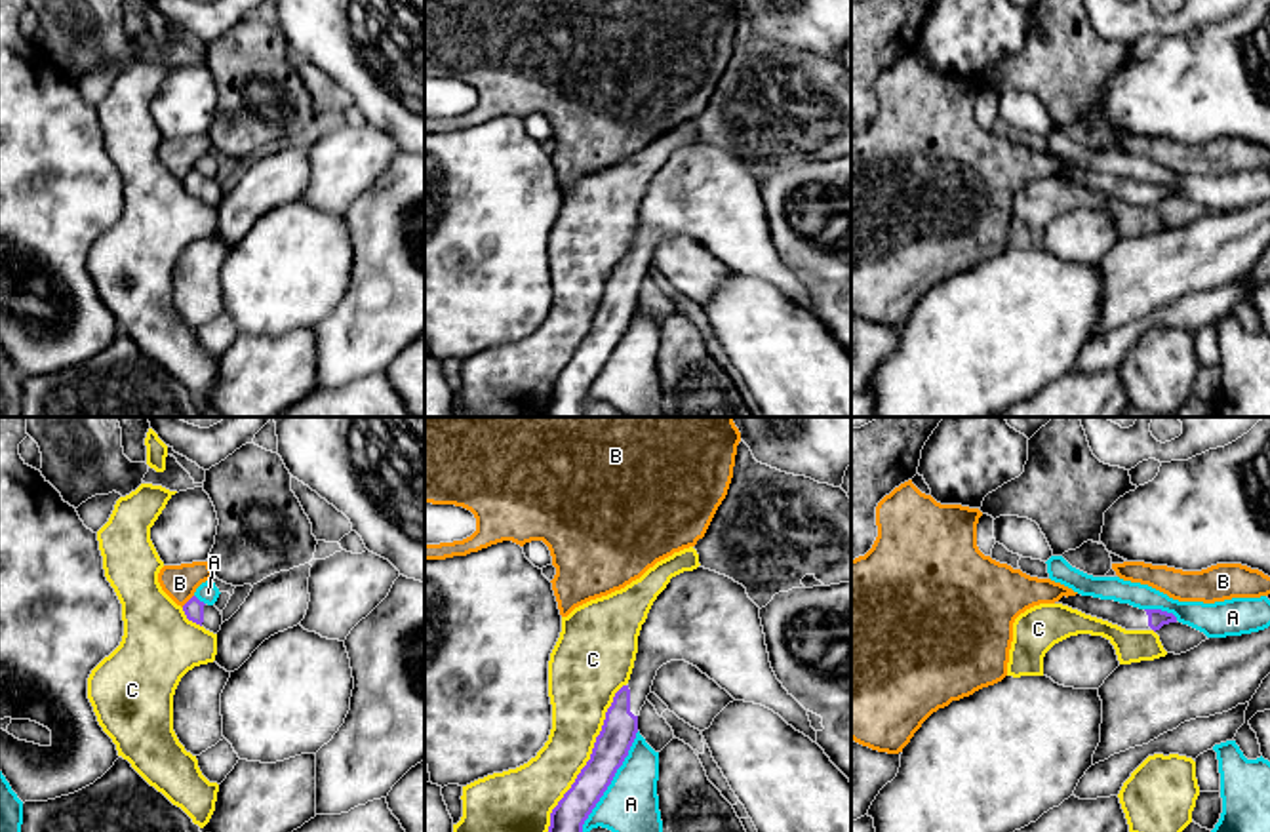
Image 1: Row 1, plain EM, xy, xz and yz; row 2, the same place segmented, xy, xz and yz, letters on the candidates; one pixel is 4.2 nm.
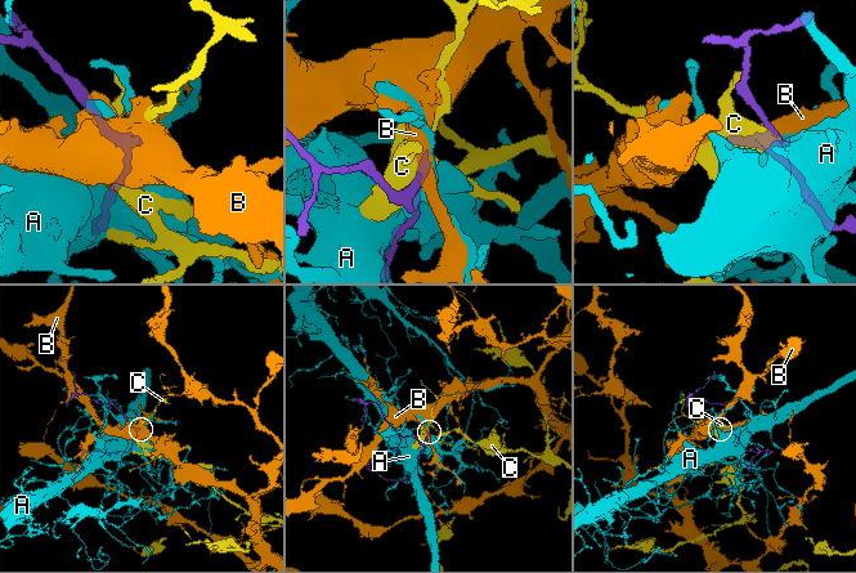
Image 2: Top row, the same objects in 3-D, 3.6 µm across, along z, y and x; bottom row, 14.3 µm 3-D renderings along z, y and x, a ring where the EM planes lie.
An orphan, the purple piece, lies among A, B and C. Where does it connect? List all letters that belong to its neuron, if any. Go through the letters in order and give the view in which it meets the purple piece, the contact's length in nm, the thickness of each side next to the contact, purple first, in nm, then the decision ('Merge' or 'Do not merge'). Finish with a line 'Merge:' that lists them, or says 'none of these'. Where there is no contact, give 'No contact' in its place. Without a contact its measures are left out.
A: Touches purple in xz. Shared border 480 nm. Thickness 150 nm (purple) against 240 nm. Do not merge
B: Touches purple in xy. Shared border 80 nm. Thickness 80 nm (purple) against 150 nm. Do not merge
C: Touches purple in xz. Shared border 700 nm. Thickness 150 nm (purple) against 240 nm. Do not merge
Merge: none of these

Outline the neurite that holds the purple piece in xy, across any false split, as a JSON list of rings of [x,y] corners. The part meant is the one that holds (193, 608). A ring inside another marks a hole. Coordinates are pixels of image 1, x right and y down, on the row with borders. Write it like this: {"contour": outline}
{"contour": [[[192,596],[185,605],[183,611],[189,621],[204,626],[206,630],[217,634],[223,624],[223,615],[215,605],[208,605]]]}

